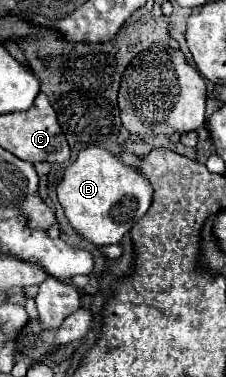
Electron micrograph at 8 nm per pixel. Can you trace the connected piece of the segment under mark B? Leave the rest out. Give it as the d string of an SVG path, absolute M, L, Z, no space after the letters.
M87 147L65 169L57 185L57 199L69 225L93 245L115 245L147 213L151 205L151 185L133 167L123 165L109 151Z

